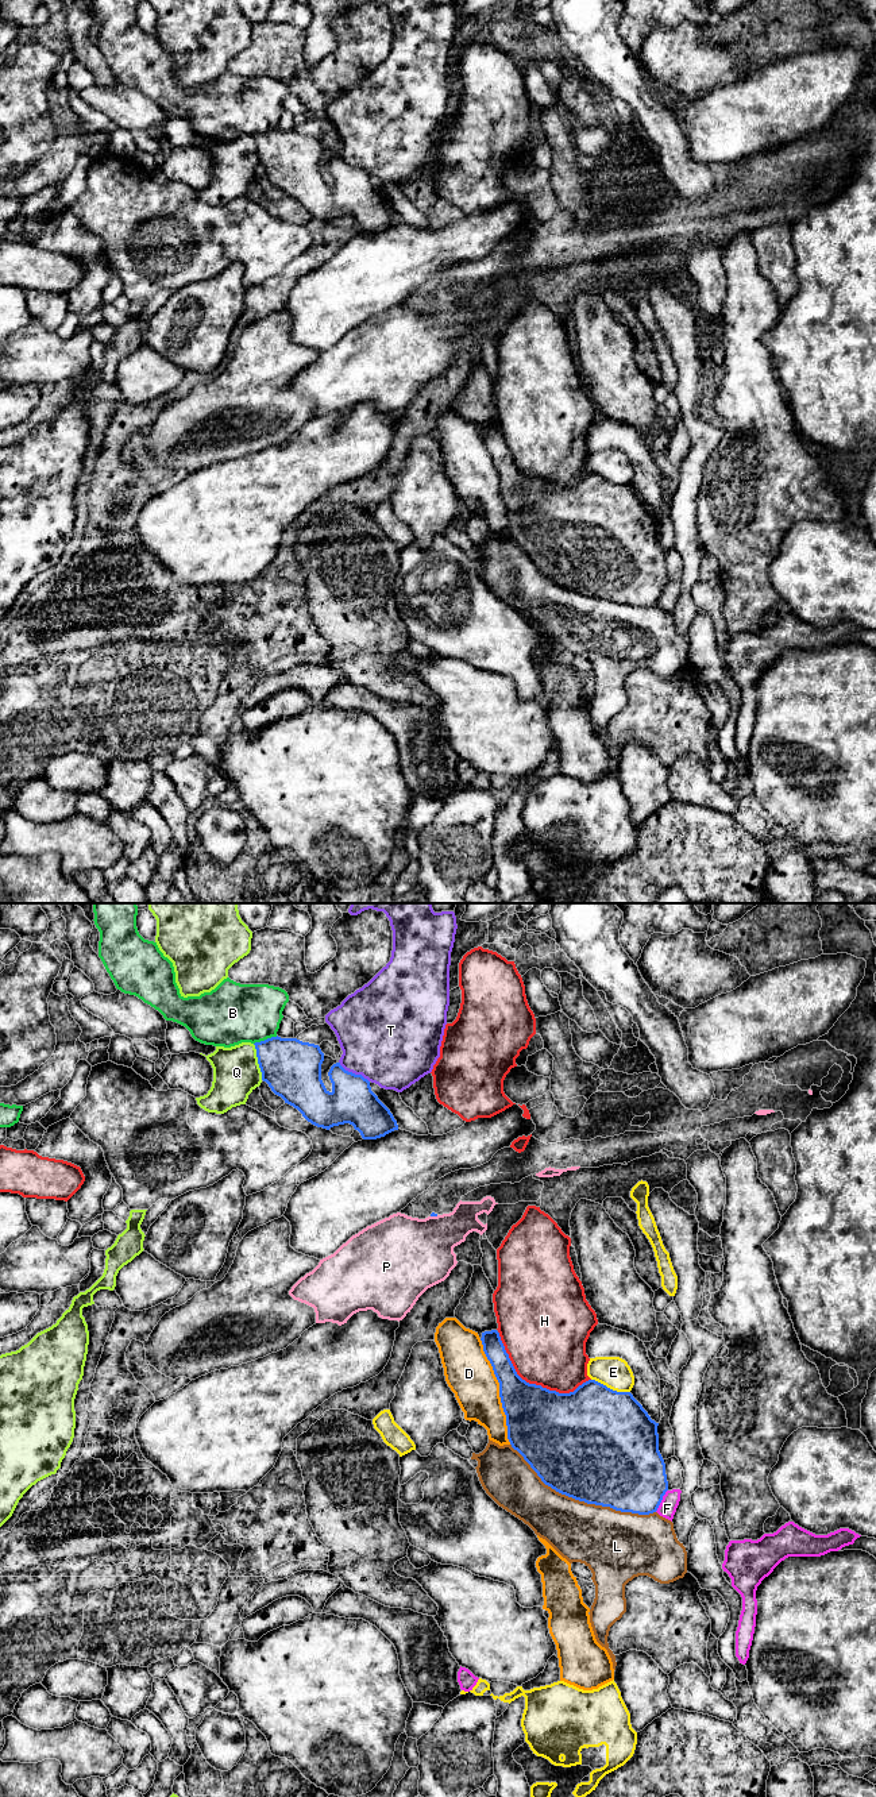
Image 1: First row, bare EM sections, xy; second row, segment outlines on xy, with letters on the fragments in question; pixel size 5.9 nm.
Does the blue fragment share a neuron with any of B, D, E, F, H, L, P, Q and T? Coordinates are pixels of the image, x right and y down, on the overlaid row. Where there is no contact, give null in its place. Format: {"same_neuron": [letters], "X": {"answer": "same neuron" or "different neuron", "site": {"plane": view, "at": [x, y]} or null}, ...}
{"same_neuron": [], "B": {"answer": "different neuron", "site": {"plane": "xy", "at": [265, 1040]}}, "D": {"answer": "different neuron", "site": {"plane": "xy", "at": [500, 1391]}}, "E": {"answer": "different neuron", "site": {"plane": "xy", "at": [609, 1388]}}, "F": {"answer": "different neuron", "site": {"plane": "xy", "at": [662, 1499]}}, "H": {"answer": "different neuron", "site": {"plane": "xy", "at": [533, 1384]}}, "L": {"answer": "different neuron", "site": {"plane": "xy", "at": [581, 1500]}}, "P": {"answer": "different neuron", "site": {"plane": "xy", "at": [433, 1215]}}, "Q": {"answer": "different neuron", "site": {"plane": "xy", "at": [258, 1061]}}, "T": {"answer": "different neuron", "site": {"plane": "xy", "at": [354, 1074]}}}

